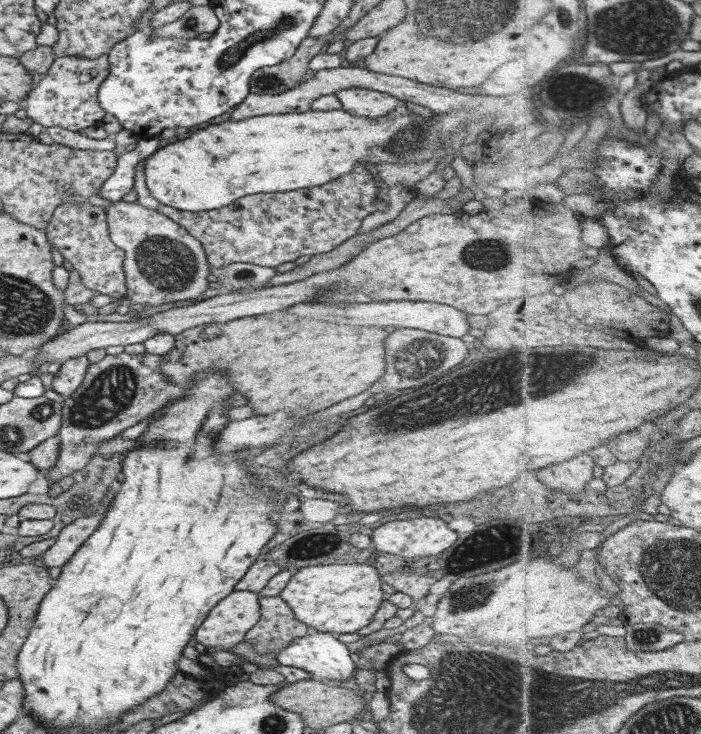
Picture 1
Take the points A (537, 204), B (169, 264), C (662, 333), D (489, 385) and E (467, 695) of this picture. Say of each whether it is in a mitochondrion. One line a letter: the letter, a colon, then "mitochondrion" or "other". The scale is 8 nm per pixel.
A: other
B: mitochondrion
C: other
D: mitochondrion
E: mitochondrion

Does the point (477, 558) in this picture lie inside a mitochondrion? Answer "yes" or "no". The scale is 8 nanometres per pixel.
yes

